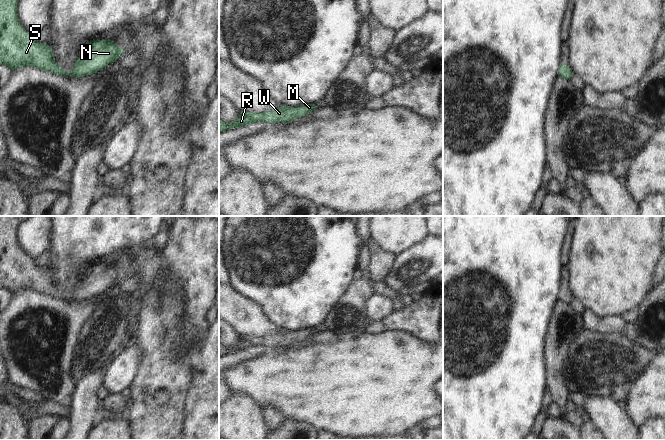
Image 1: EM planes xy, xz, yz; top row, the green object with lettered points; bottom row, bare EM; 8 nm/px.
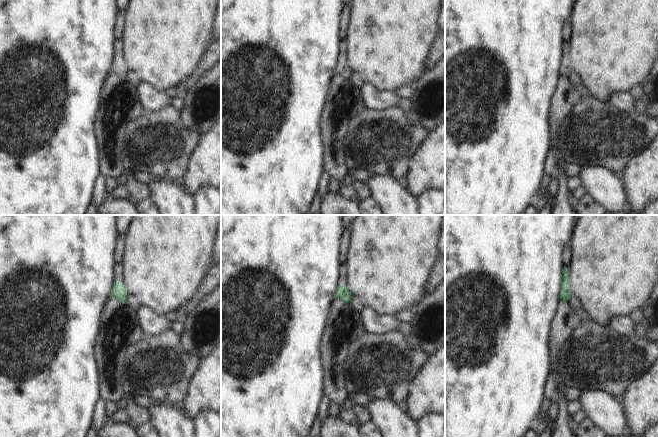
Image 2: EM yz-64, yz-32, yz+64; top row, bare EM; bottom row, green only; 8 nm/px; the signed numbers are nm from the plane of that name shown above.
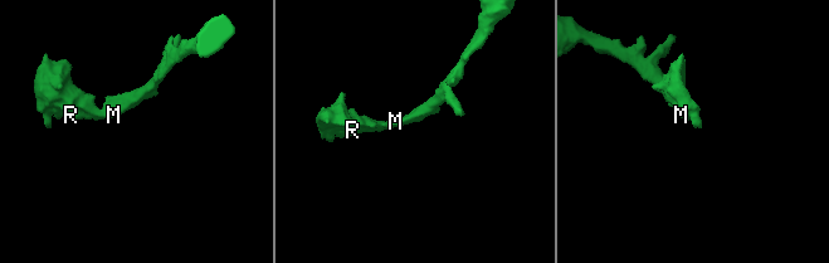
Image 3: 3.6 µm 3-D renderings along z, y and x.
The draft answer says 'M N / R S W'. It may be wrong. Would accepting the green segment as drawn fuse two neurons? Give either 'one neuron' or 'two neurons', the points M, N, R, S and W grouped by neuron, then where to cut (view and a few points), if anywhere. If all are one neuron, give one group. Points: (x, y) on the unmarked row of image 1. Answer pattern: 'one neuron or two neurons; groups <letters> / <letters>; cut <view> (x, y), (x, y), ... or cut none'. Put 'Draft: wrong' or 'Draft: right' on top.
Draft: wrong
one neuron; groups M N R S W; cut none

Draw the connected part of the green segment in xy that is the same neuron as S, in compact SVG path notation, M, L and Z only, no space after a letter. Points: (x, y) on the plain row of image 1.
M0 216L0 288L11 294L31 290L49 297L80 302L103 294L122 279L124 272L116 270L113 264L93 263L85 269L74 292L66 296L54 285L51 270L39 267L35 259L28 257L20 248L18 224L15 216Z

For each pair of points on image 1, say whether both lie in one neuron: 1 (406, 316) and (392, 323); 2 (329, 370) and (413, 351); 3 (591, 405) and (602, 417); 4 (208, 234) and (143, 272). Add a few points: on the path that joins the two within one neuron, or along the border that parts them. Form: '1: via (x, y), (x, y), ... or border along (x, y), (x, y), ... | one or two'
1: via (403, 319), (395, 321) | one
2: via (350, 370), (392, 370) | one
3: via (594, 408), (600, 414) | one
4: border along (160, 251), (162, 271), (170, 275), (174, 281) | two

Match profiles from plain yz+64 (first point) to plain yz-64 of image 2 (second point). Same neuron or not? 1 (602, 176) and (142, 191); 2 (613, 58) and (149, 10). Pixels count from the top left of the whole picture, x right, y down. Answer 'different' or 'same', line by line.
1: different
2: same

